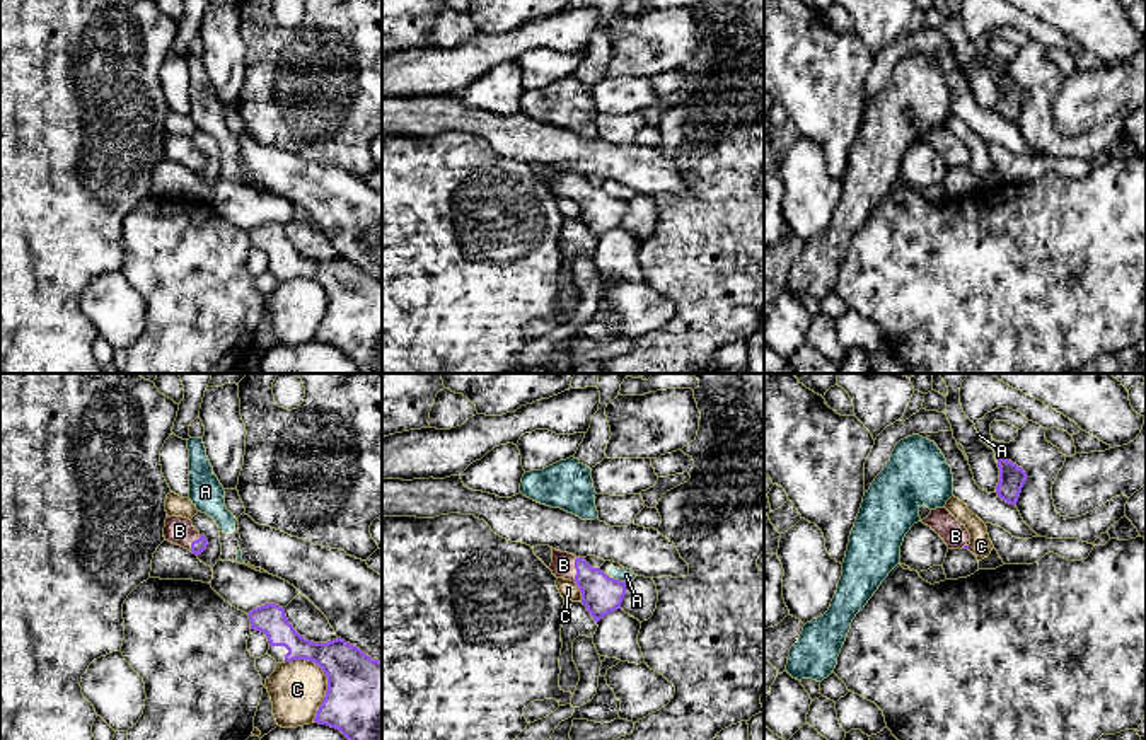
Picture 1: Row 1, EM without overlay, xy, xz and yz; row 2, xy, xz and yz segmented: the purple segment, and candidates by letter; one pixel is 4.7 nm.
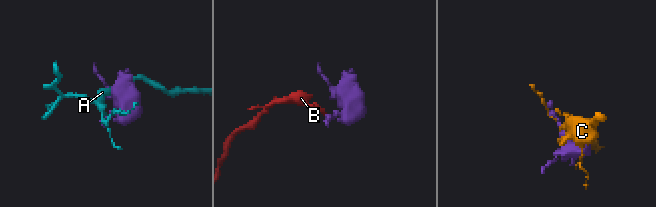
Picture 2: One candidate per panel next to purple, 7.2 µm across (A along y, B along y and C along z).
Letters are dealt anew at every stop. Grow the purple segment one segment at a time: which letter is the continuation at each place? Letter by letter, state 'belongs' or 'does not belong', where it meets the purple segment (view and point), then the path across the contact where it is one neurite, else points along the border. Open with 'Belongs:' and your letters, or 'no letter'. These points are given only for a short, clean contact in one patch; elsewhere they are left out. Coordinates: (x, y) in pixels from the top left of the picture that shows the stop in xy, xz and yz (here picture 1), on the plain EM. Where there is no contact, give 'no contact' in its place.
Belongs: B
A: does not belong; contact xz (618, 198)
B: belongs; contact xz (575, 186); way xz (601, 213), (575, 186), (563, 183)
C: does not belong; contact xy (326, 294)

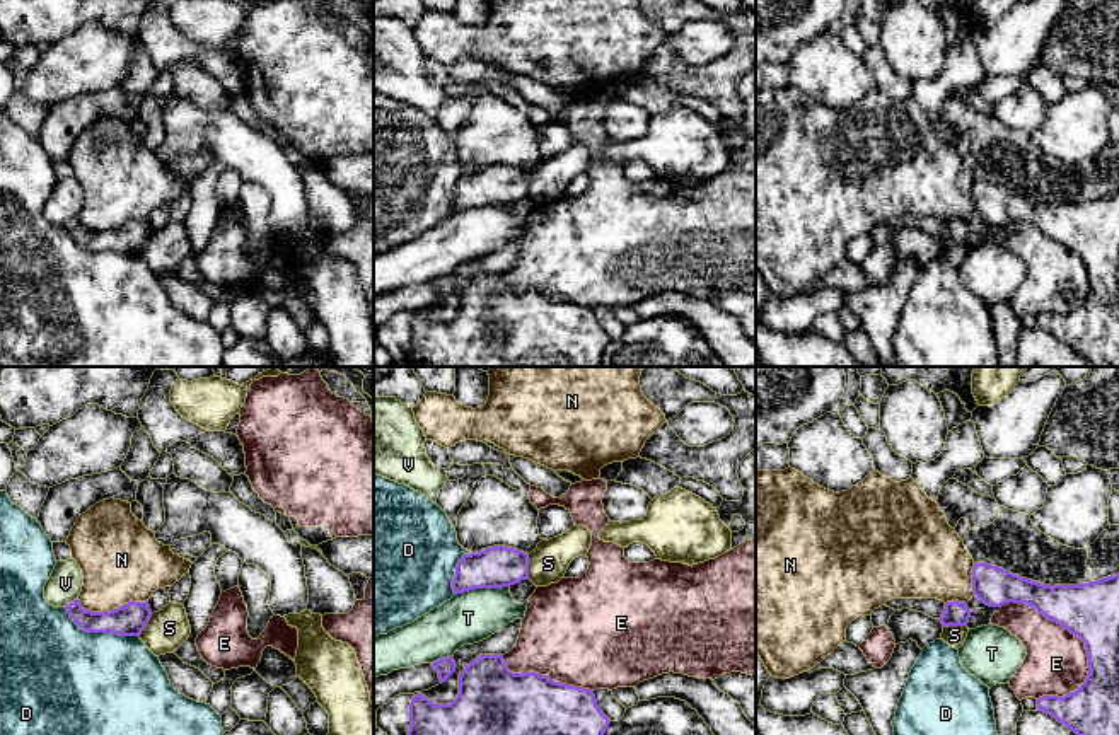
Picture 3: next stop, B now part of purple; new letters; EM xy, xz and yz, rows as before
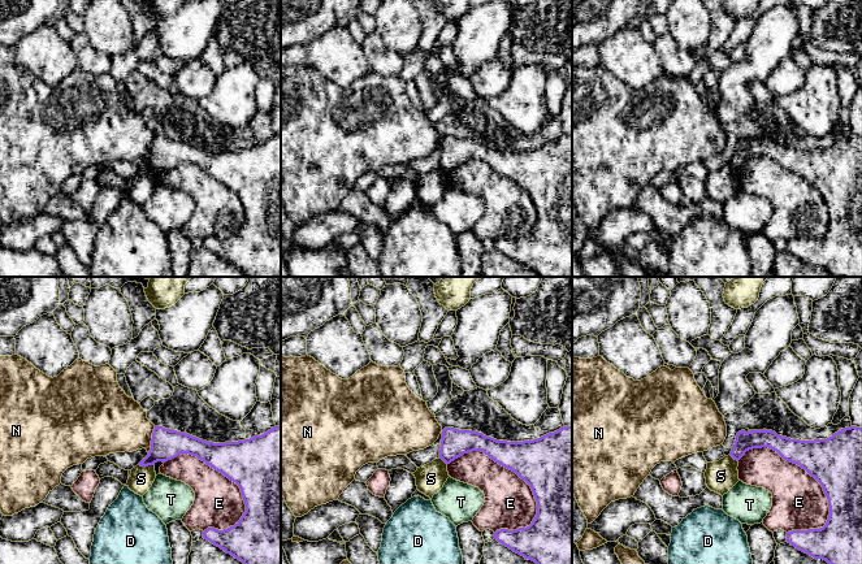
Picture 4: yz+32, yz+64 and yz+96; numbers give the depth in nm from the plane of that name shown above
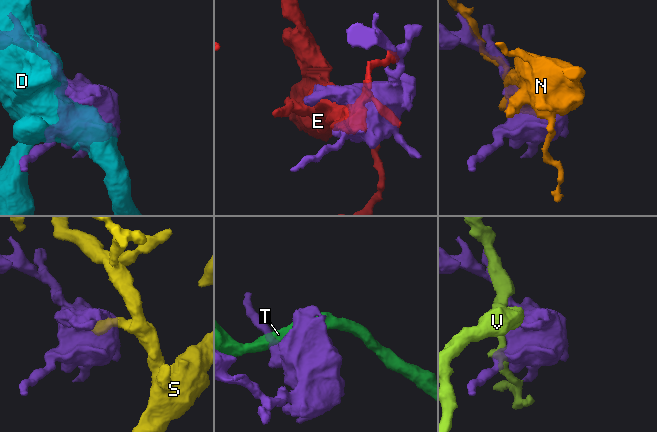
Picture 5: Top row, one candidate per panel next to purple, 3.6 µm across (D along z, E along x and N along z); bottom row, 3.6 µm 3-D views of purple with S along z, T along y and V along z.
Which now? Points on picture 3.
Belongs: no letter
D: does not belong; contact xy (99, 249); border xy (63, 225), (87, 249), (139, 254)
E: does not belong; contact yz (1066, 246)
N: does not belong; contact xy (111, 229)
S: does not belong; contact xz (527, 185); border xz (527, 173), (529, 195)
T: does not belong; contact xz (481, 205)
V: does not belong; contact xy (70, 220)

